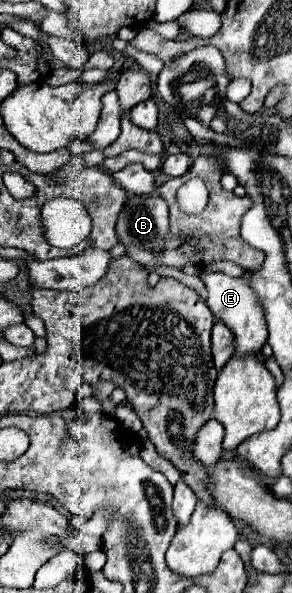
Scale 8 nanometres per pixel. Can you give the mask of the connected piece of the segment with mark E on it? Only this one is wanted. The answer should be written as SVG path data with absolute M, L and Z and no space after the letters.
M222 273L203 275L202 280L208 289L208 307L216 319L222 319L236 337L236 355L244 353L258 353L262 345L268 339L266 331L266 319L264 319L264 309L260 305L258 295L250 287L250 273L244 273L242 277L228 277Z

